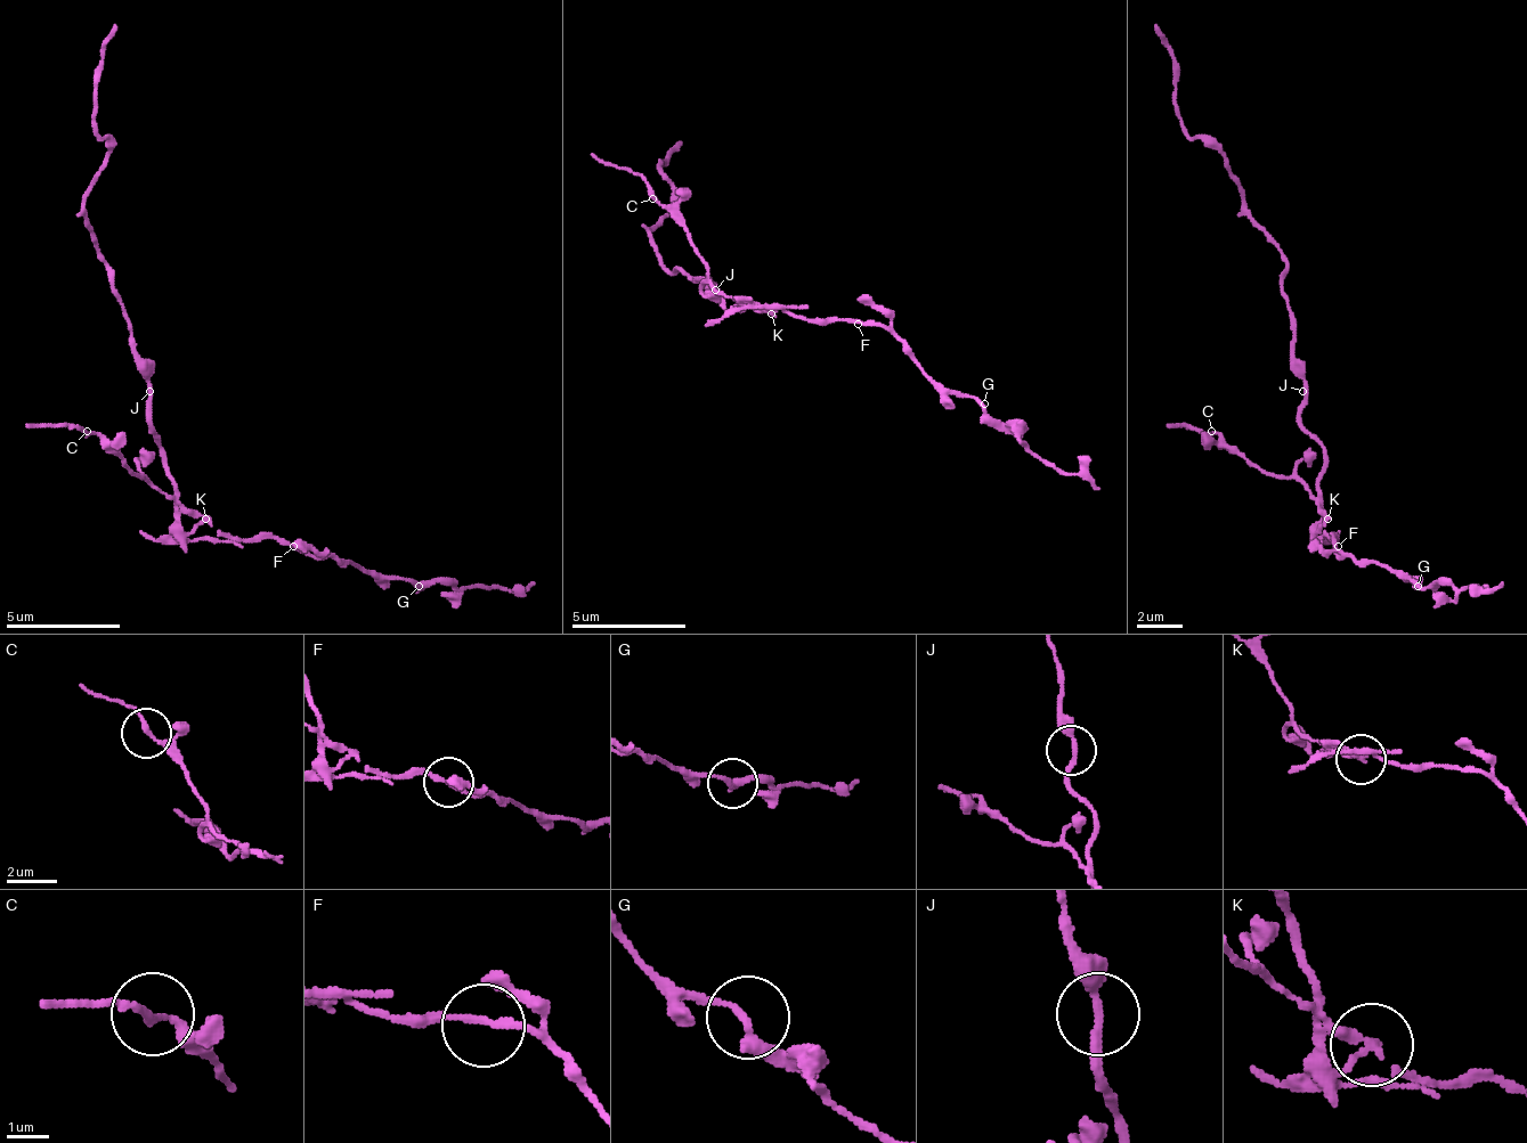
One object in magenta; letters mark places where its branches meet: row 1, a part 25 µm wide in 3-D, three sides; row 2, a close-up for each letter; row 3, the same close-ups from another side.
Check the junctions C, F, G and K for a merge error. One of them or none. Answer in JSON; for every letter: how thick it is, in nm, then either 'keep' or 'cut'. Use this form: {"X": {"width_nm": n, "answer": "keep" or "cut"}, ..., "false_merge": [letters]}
{"C": {"width_nm": 170, "answer": "keep"}, "F": {"width_nm": 150, "answer": "keep"}, "G": {"width_nm": 220, "answer": "keep"}, "K": {"width_nm": 260, "answer": "cut"}, "false_merge": ["K"]}

